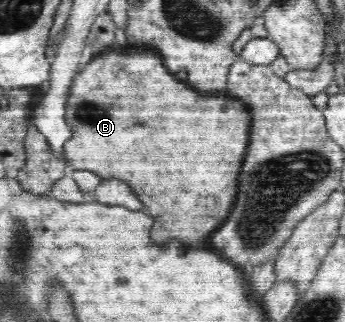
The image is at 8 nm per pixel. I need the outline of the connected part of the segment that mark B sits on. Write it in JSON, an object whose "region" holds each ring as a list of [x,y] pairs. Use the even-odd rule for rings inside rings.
{"region":[[[120,49],[104,52],[104,55],[96,56],[94,61],[89,61],[84,71],[72,80],[65,113],[72,137],[63,145],[62,156],[67,162],[68,170],[86,169],[93,171],[103,180],[126,181],[140,197],[140,201],[146,201],[144,205],[156,219],[154,227],[162,225],[162,229],[166,229],[168,221],[170,231],[152,233],[152,241],[164,245],[164,241],[170,241],[176,231],[178,239],[182,239],[184,243],[190,233],[192,247],[198,247],[206,237],[210,237],[210,233],[216,231],[216,227],[224,223],[226,215],[234,205],[238,191],[238,173],[248,147],[250,111],[244,109],[244,101],[240,103],[226,95],[204,97],[196,93],[194,89],[174,79],[168,69],[164,69],[162,59],[163,57],[156,53]]]}

